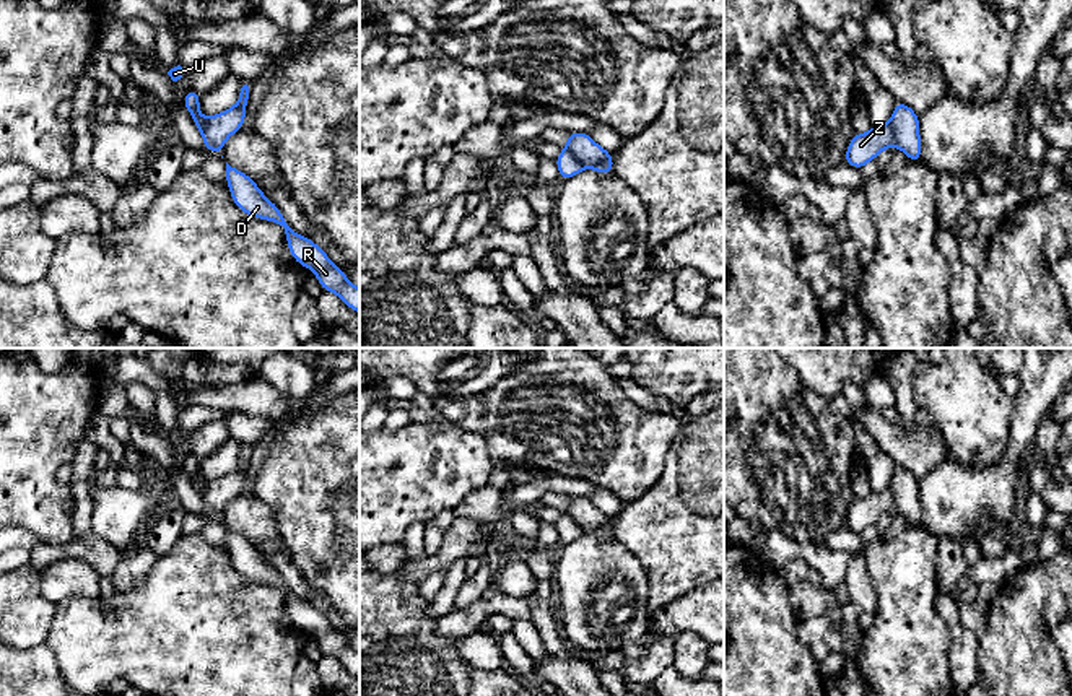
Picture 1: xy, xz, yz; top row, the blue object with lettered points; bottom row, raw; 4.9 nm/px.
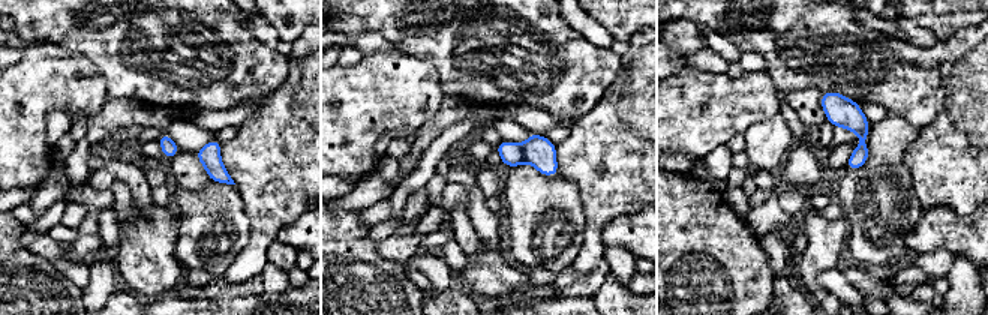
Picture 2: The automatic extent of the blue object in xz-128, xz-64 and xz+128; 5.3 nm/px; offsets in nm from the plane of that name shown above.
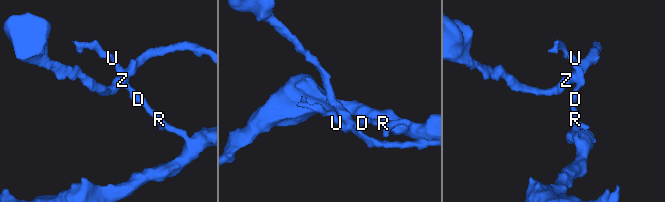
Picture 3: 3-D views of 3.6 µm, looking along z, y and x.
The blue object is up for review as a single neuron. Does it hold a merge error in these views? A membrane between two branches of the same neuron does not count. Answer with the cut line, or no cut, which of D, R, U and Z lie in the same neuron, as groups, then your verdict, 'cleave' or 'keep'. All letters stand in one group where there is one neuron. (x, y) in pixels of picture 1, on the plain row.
cut in xz along (565, 513), (584, 530); D R U / Z; cleave

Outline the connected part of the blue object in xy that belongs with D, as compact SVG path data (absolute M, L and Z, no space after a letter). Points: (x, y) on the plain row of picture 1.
M226 527L226 545L231 564L246 579L277 587L285 592L286 610L291 621L301 629L312 634L322 655L335 657L351 675L360 678L360 652L353 650L342 633L332 628L325 615L316 610L309 602L293 595L280 572L270 566L259 550L242 535Z

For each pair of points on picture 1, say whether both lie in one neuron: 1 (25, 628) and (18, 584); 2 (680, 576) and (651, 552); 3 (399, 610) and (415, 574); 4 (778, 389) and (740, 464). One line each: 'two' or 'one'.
1: one
2: one
3: two
4: one

